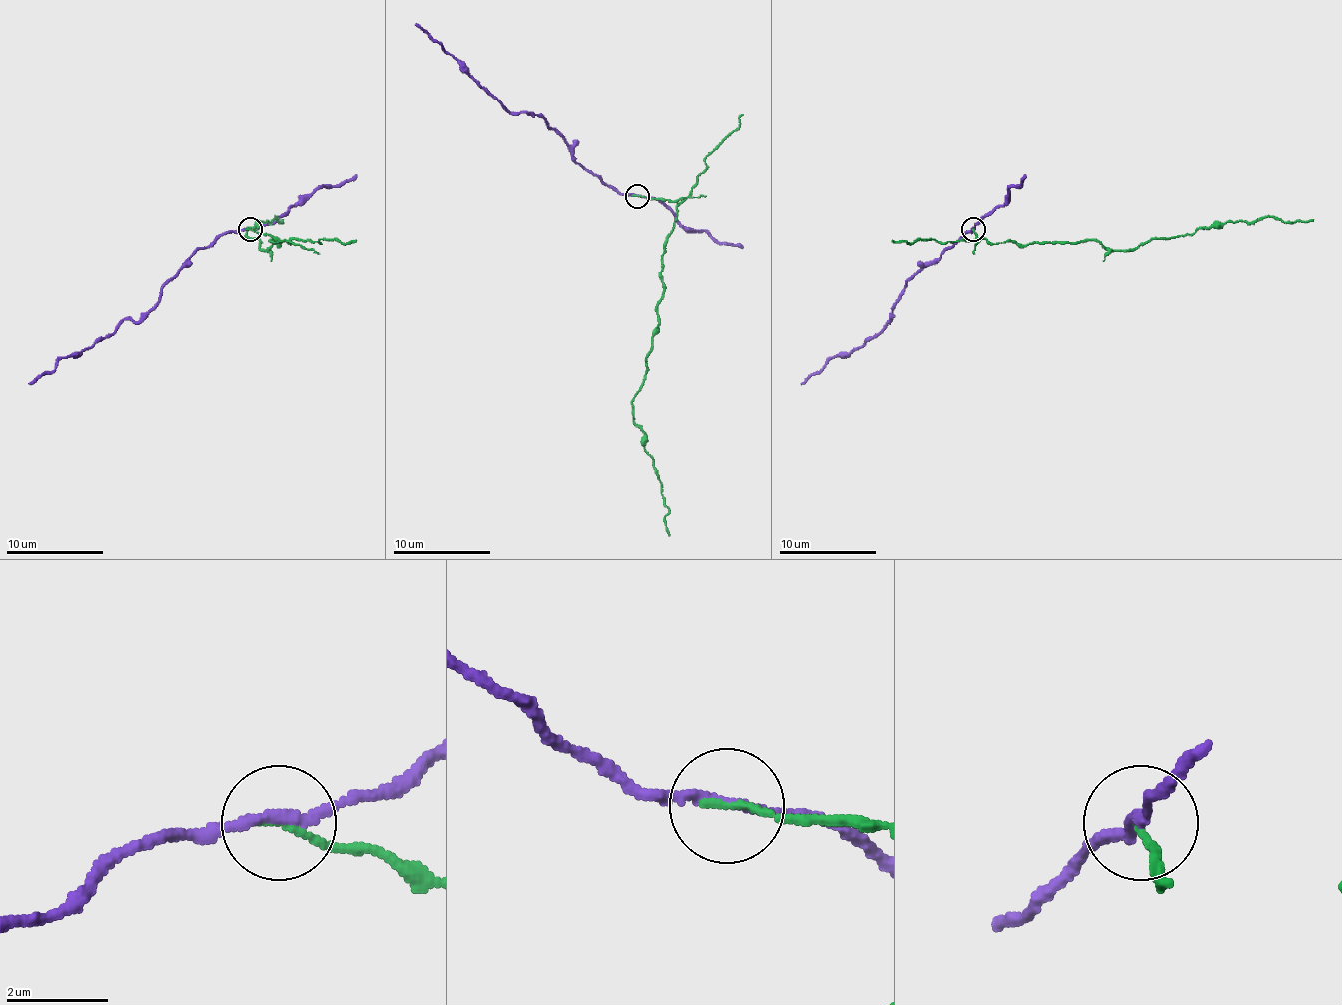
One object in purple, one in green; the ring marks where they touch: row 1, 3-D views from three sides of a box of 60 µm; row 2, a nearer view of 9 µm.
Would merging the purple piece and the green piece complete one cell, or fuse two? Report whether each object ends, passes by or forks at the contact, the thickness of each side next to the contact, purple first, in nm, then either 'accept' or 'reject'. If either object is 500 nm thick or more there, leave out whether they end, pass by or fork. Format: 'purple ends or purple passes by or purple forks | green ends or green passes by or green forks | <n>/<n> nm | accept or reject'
purple passes by | green ends | 200/160 nm | reject

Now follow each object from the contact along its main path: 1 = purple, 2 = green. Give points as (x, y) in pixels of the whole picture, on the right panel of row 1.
1: (973, 230), (907, 281), (890, 322), (861, 346), (837, 354), (803, 383)
2: (973, 230), (978, 239), (995, 244), (1096, 239), (1109, 249), (1128, 249), (1230, 222), (1312, 220)

